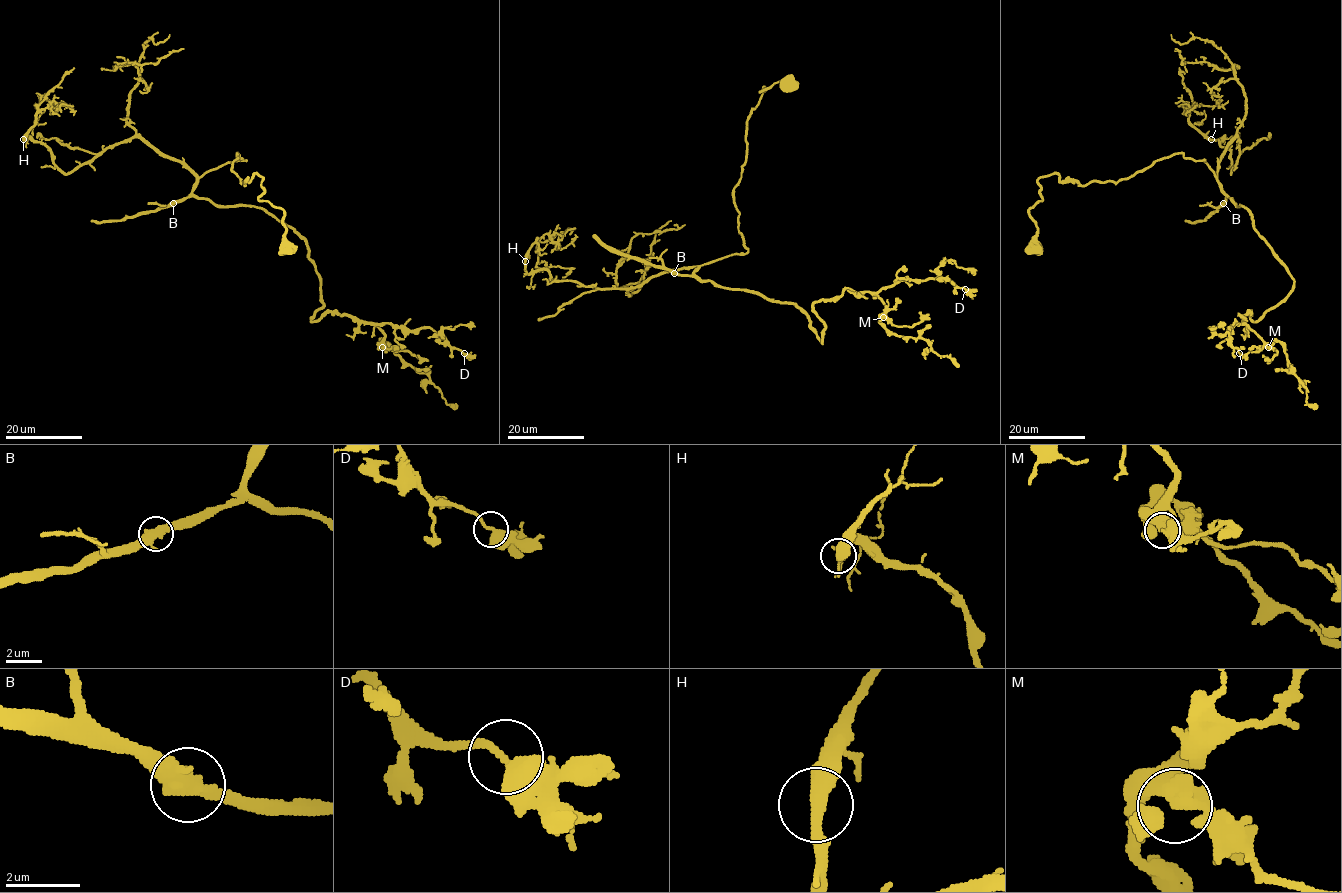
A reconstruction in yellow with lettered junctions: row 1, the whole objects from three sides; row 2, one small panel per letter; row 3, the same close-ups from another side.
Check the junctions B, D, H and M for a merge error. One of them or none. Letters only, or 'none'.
none

